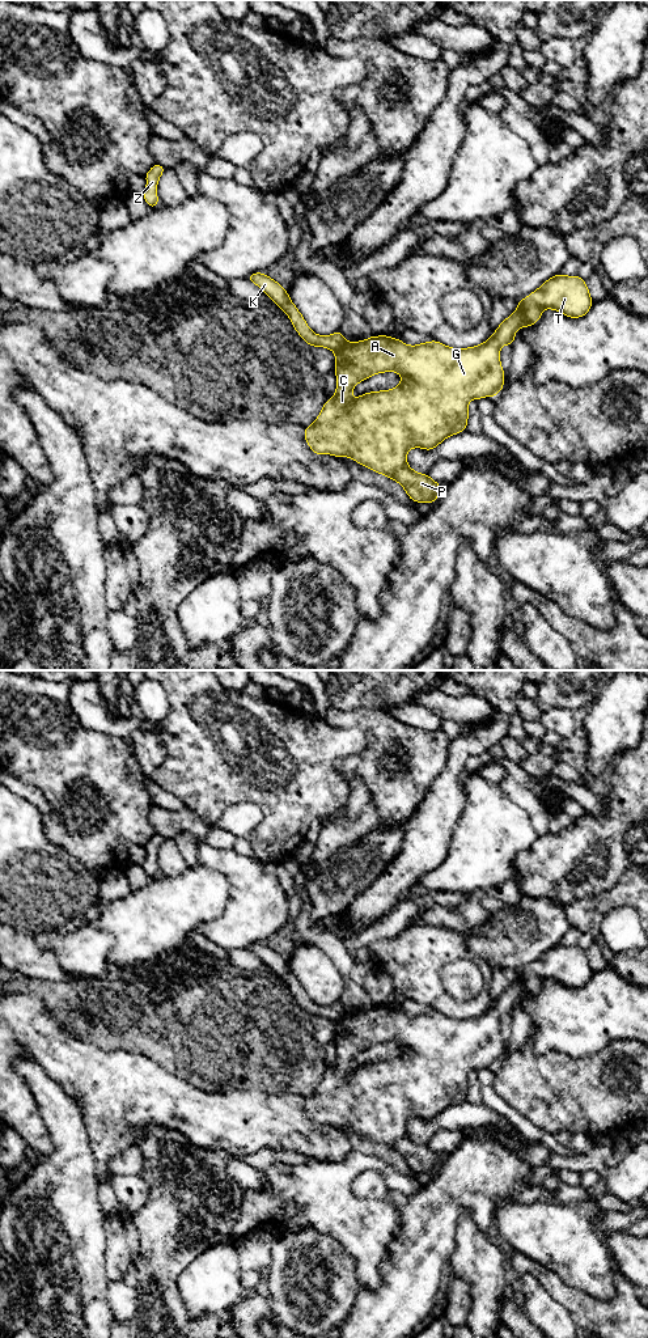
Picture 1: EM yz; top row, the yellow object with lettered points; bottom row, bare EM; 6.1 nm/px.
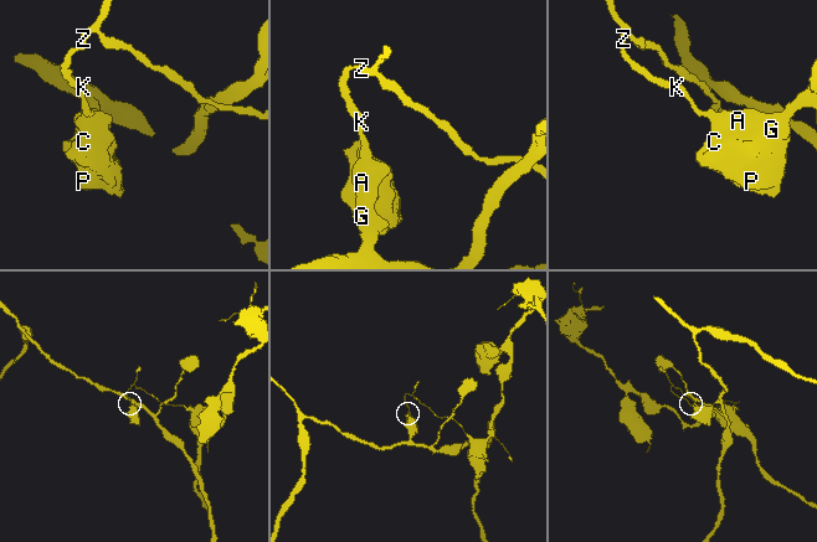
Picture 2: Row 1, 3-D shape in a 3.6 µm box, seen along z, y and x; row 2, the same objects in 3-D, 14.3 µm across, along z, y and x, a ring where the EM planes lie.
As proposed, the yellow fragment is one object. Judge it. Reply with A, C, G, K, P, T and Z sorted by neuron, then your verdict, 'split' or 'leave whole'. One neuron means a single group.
groups A C G P T / K Z; split

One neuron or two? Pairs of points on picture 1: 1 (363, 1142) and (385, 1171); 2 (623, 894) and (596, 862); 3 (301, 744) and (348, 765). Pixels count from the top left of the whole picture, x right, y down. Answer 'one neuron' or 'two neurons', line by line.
1: two neurons
2: two neurons
3: two neurons

